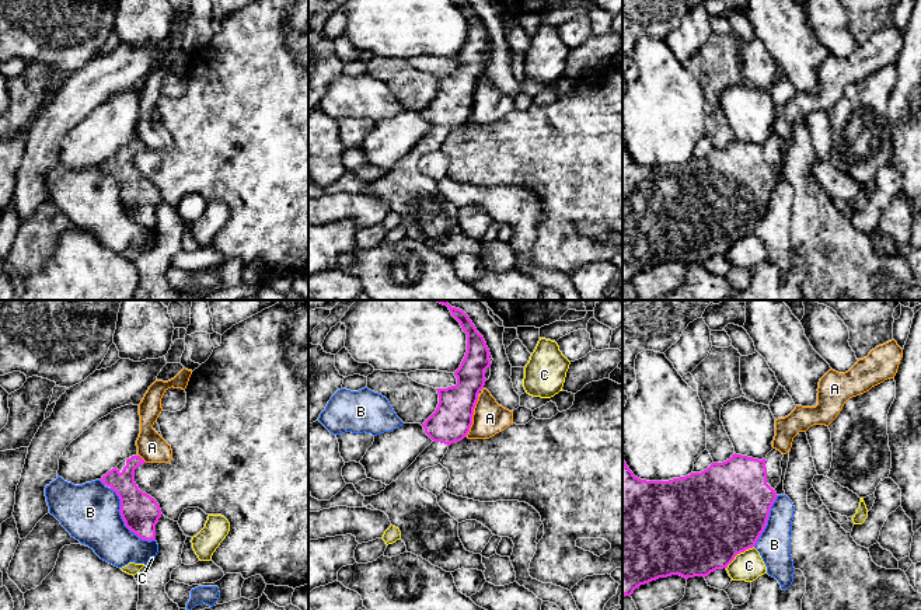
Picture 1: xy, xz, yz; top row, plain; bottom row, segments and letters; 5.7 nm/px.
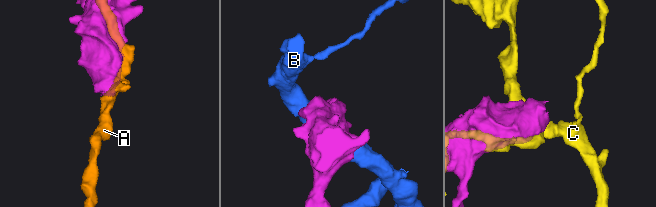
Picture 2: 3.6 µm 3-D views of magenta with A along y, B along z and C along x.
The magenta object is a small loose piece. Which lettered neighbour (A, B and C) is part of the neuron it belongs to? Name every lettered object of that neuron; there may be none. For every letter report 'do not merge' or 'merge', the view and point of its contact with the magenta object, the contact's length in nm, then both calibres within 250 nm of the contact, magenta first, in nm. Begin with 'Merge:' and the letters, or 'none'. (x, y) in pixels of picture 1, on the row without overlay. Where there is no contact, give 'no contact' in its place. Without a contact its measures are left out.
Merge: none
A: do not merge; meets magenta in xz at (471, 103); contact 240 nm long; 220 nm thick on the magenta side, 190 nm on the other
B: do not merge; meets magenta in xy at (124, 206); contact 400 nm long; 220 nm thick on the magenta side, 340 nm on the other
C: do not merge; meets magenta in yz at (738, 239); contact 200 nm long; 500 nm thick on the magenta side, 170 nm on the other

